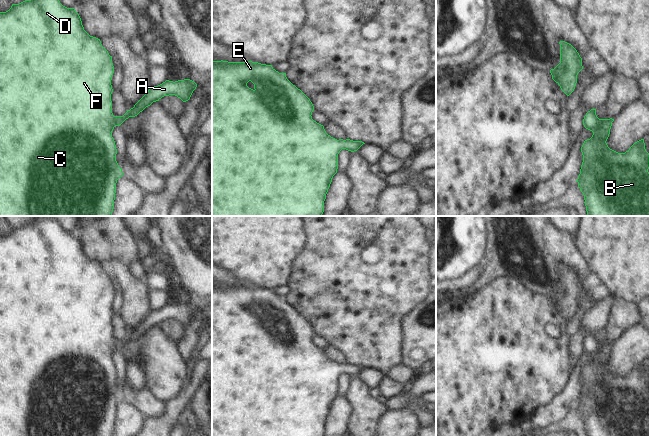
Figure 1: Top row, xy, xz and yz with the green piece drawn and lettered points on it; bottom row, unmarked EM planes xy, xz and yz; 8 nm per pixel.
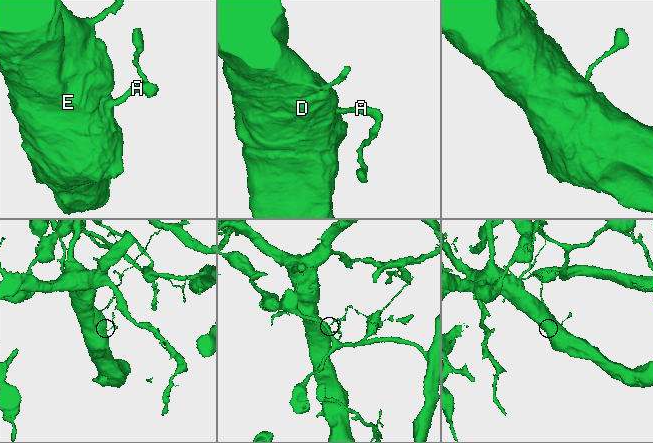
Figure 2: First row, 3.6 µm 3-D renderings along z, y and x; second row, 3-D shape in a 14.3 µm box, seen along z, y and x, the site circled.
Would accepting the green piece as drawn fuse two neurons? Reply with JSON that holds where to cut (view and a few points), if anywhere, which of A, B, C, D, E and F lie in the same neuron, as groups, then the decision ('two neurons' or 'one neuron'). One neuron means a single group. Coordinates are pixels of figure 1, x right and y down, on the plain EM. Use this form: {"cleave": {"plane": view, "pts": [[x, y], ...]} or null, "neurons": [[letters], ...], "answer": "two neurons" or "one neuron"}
{"cleave": null, "neurons": [["A", "B", "C", "D", "E", "F"]], "answer": "one neuron"}

